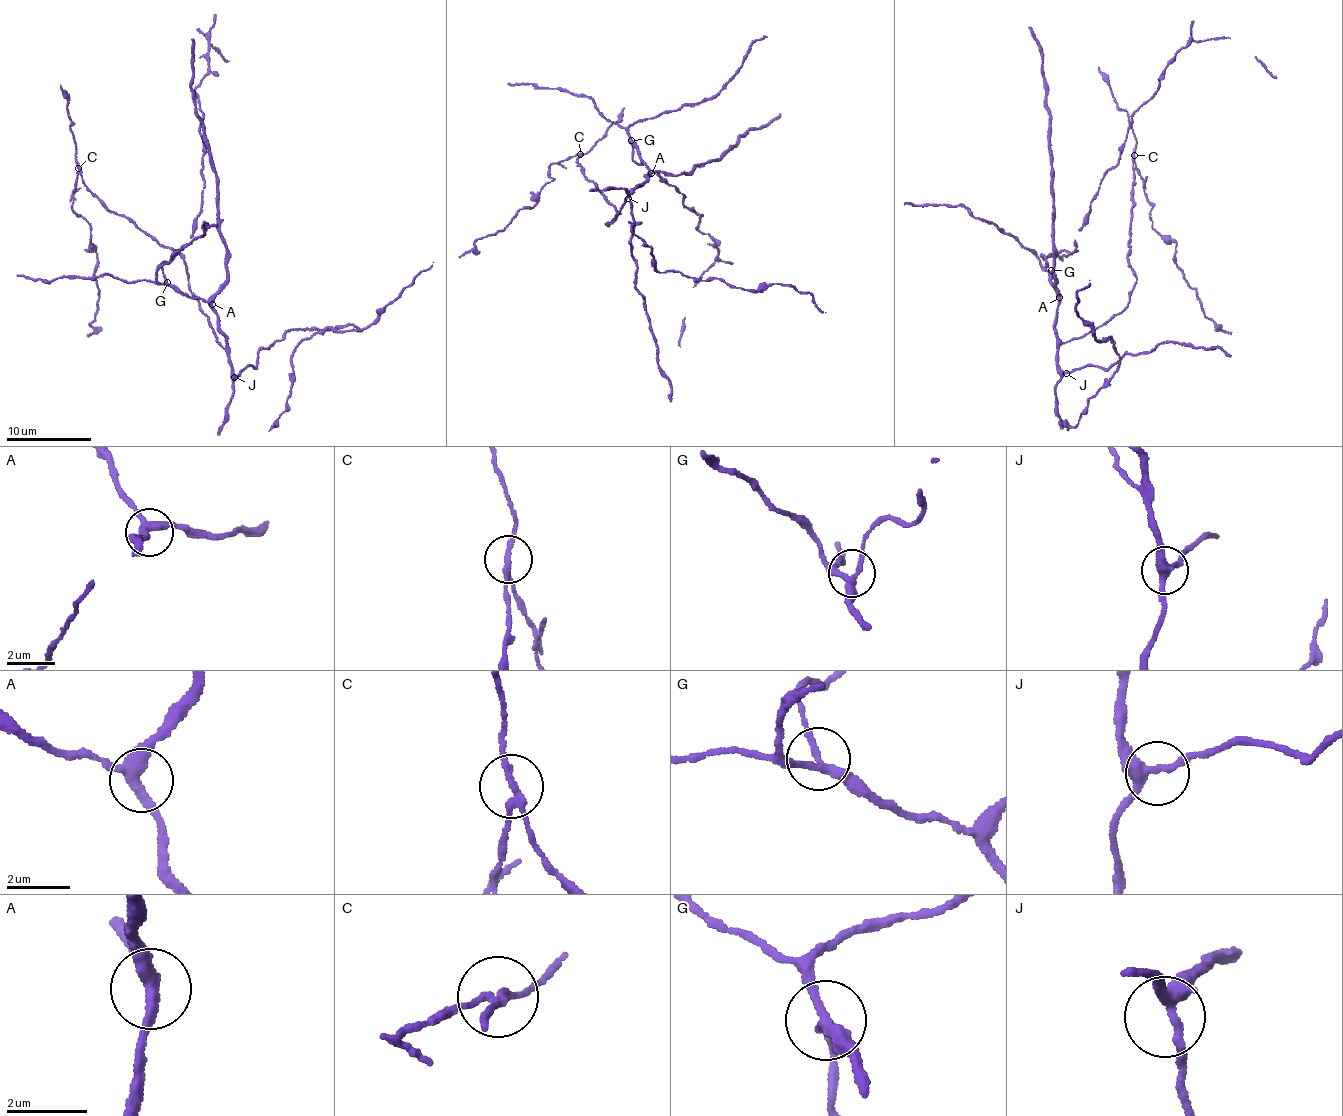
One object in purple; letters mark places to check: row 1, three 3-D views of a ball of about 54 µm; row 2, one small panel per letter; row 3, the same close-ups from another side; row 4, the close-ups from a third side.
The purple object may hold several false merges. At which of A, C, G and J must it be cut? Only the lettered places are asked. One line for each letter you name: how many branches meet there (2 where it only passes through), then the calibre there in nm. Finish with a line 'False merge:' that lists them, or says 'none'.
C: 3 branches meet; 170 nm thick
False merge: C

